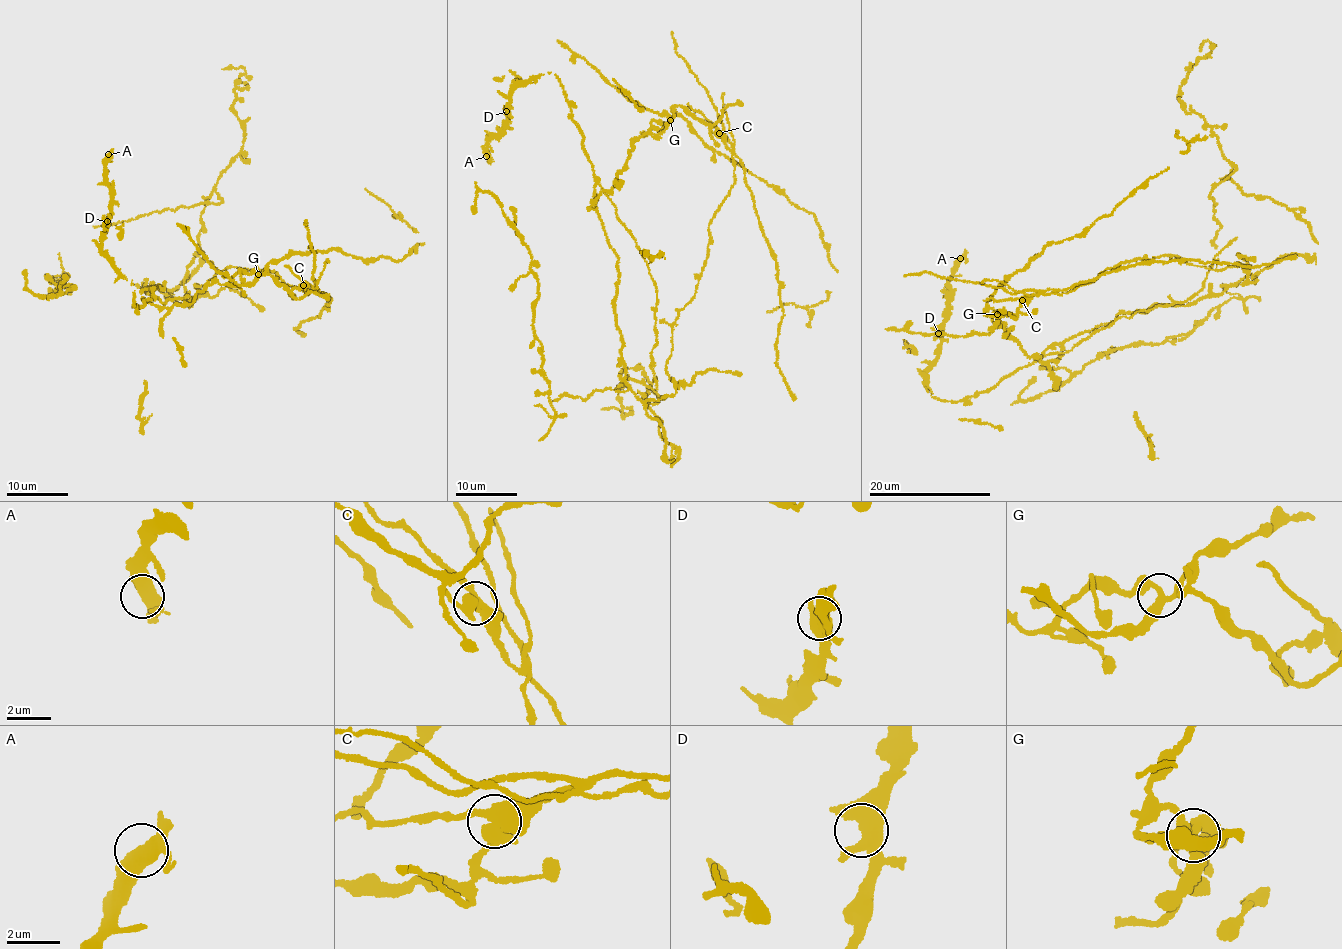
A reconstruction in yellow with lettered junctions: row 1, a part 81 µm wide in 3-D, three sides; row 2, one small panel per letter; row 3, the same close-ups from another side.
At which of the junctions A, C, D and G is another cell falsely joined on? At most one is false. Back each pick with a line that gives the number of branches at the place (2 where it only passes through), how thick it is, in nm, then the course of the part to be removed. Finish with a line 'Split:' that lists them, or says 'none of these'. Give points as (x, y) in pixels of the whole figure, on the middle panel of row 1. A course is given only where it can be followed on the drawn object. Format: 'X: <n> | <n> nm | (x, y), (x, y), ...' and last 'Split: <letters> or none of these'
C: 4 | 440 nm | (719, 133), (739, 160), (776, 261), (783, 312), (778, 333), (776, 364), (793, 401)
Split: C

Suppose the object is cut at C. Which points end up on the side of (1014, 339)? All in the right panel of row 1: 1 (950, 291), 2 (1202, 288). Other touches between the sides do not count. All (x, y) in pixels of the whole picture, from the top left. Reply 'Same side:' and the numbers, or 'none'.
Same side: 1, 2

